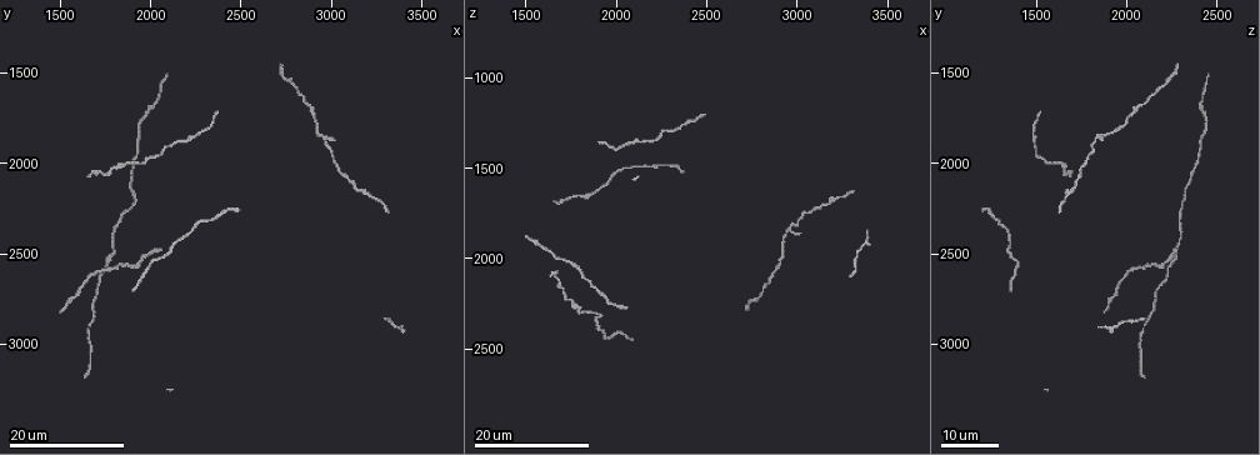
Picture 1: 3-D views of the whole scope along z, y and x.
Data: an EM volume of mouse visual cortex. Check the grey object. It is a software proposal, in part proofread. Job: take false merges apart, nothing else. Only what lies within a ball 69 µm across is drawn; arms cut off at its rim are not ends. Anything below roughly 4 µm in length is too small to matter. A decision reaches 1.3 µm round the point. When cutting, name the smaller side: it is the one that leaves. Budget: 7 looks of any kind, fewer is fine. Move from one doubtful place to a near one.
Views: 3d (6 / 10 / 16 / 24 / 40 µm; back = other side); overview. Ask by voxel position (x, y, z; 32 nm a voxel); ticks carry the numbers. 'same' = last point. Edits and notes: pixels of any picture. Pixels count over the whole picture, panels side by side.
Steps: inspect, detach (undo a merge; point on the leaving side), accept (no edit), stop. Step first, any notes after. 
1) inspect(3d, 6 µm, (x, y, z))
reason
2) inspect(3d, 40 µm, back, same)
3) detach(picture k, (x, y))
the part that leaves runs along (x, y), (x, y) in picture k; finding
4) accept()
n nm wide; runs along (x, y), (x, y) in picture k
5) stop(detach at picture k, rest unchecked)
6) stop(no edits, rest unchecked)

inspect(3d, 16 µm, (1900, 2020, 2380))
calibre changes

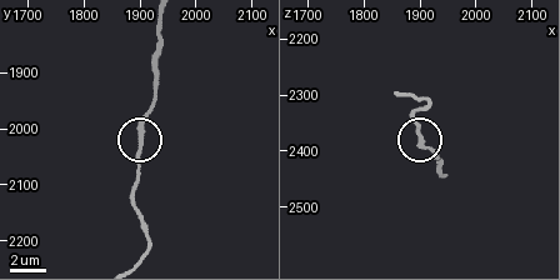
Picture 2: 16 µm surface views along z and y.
inspect(3d, 6 µm, (1905, 2025, 2380))

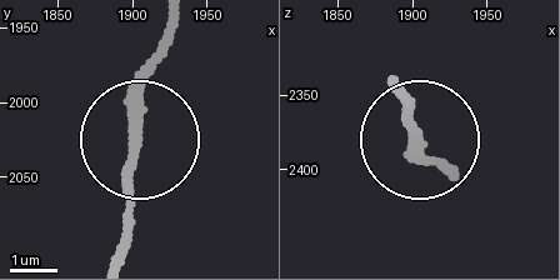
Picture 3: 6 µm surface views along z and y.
accept()
runs along (448, 175), (413, 128), (413, 95) in picture 3; one cell here

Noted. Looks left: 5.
inspect(3d, 16 µm, (1860, 2560, 2160))

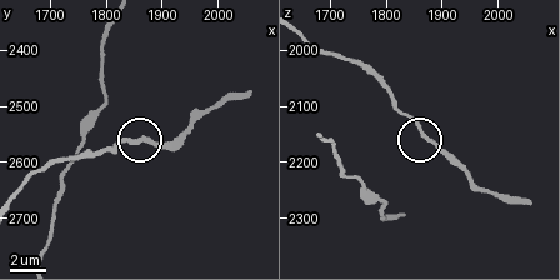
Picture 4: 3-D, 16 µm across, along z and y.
inspect(3d, 10 µm, (1865, 2560, 2150))

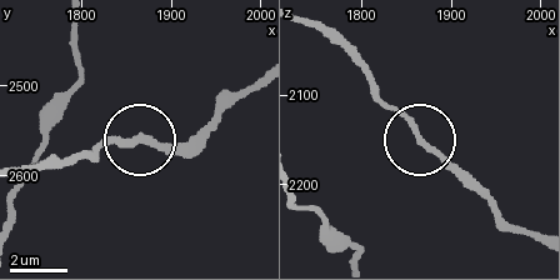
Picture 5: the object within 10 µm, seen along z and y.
accept()
continuous, no second cell

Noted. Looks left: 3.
inspect(3d, 16 µm, (1780, 2380, 2300))
sudden change in width

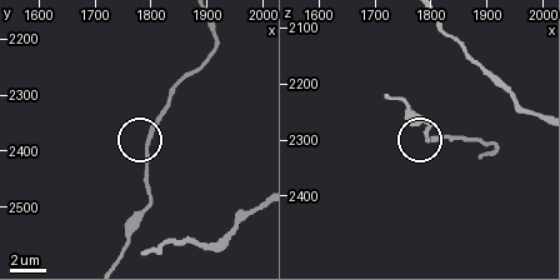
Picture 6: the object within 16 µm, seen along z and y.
inspect(3d, 10 µm, same)
closer look

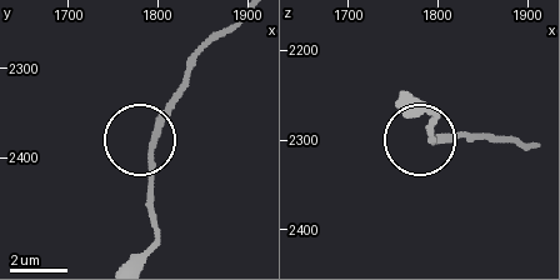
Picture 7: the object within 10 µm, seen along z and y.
accept()
runs along (233, 23), (204, 51), (149, 145), (146, 214) in picture 7; one cell here

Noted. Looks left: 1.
stop(no edits, rest unchecked)

